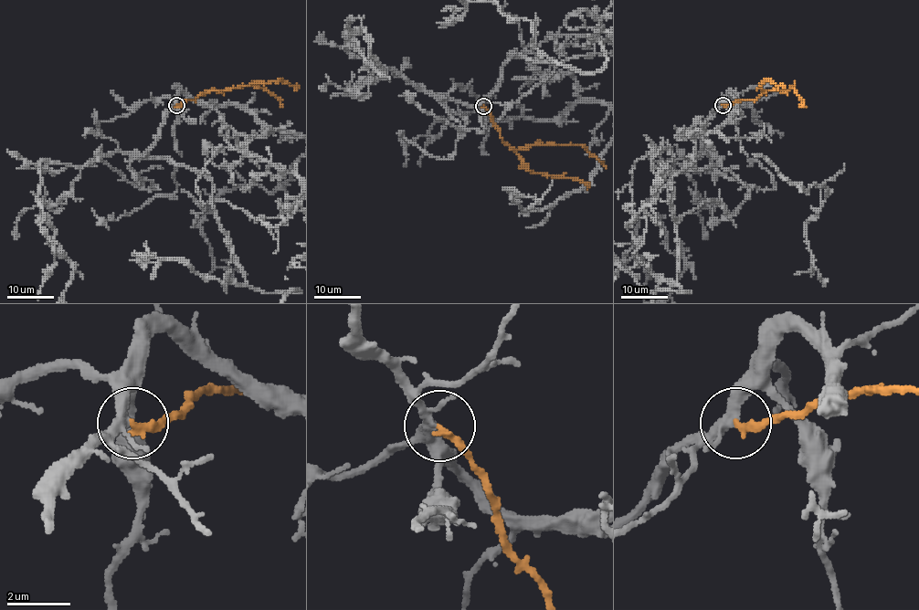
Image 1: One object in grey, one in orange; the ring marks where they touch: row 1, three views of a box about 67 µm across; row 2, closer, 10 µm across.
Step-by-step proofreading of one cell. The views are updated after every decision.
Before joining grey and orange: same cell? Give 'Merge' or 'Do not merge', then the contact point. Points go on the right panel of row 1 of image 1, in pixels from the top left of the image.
Merge. Place: (723, 105)

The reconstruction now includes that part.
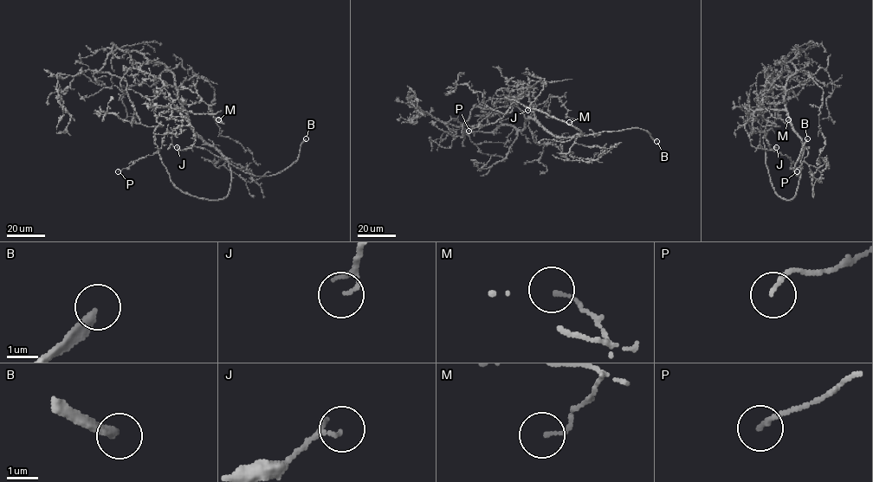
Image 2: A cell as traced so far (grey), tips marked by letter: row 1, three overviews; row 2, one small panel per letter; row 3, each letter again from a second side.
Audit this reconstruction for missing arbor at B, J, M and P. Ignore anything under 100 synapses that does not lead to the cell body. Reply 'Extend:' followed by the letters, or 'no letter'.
Extend: B

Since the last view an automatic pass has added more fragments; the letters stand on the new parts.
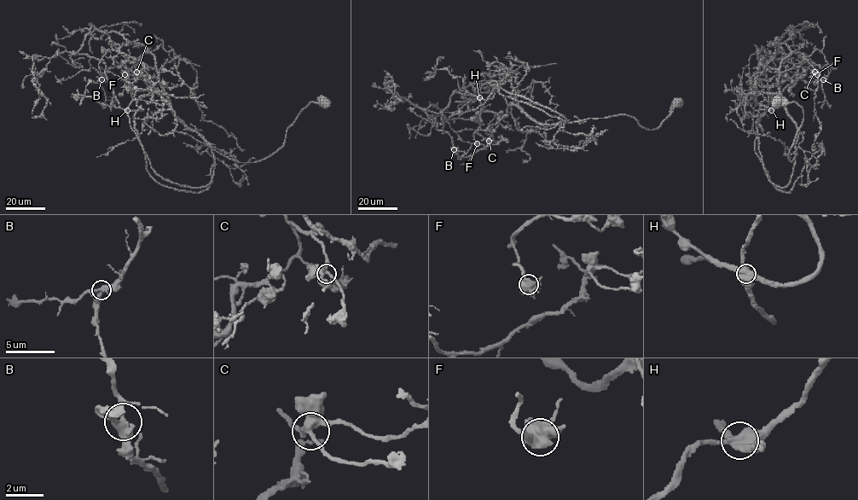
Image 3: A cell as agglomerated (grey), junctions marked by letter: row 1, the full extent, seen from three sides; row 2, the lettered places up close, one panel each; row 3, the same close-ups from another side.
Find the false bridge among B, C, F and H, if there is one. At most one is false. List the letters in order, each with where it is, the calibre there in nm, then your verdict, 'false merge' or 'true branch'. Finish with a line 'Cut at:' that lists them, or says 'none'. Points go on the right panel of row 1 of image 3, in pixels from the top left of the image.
B: (823, 79) | 360 nm | true branch
C: (814, 72) | 360 nm | true branch
F: (817, 74) | 550 nm | true branch
H: (771, 110) | 600 nm | false merge
Cut at: H

